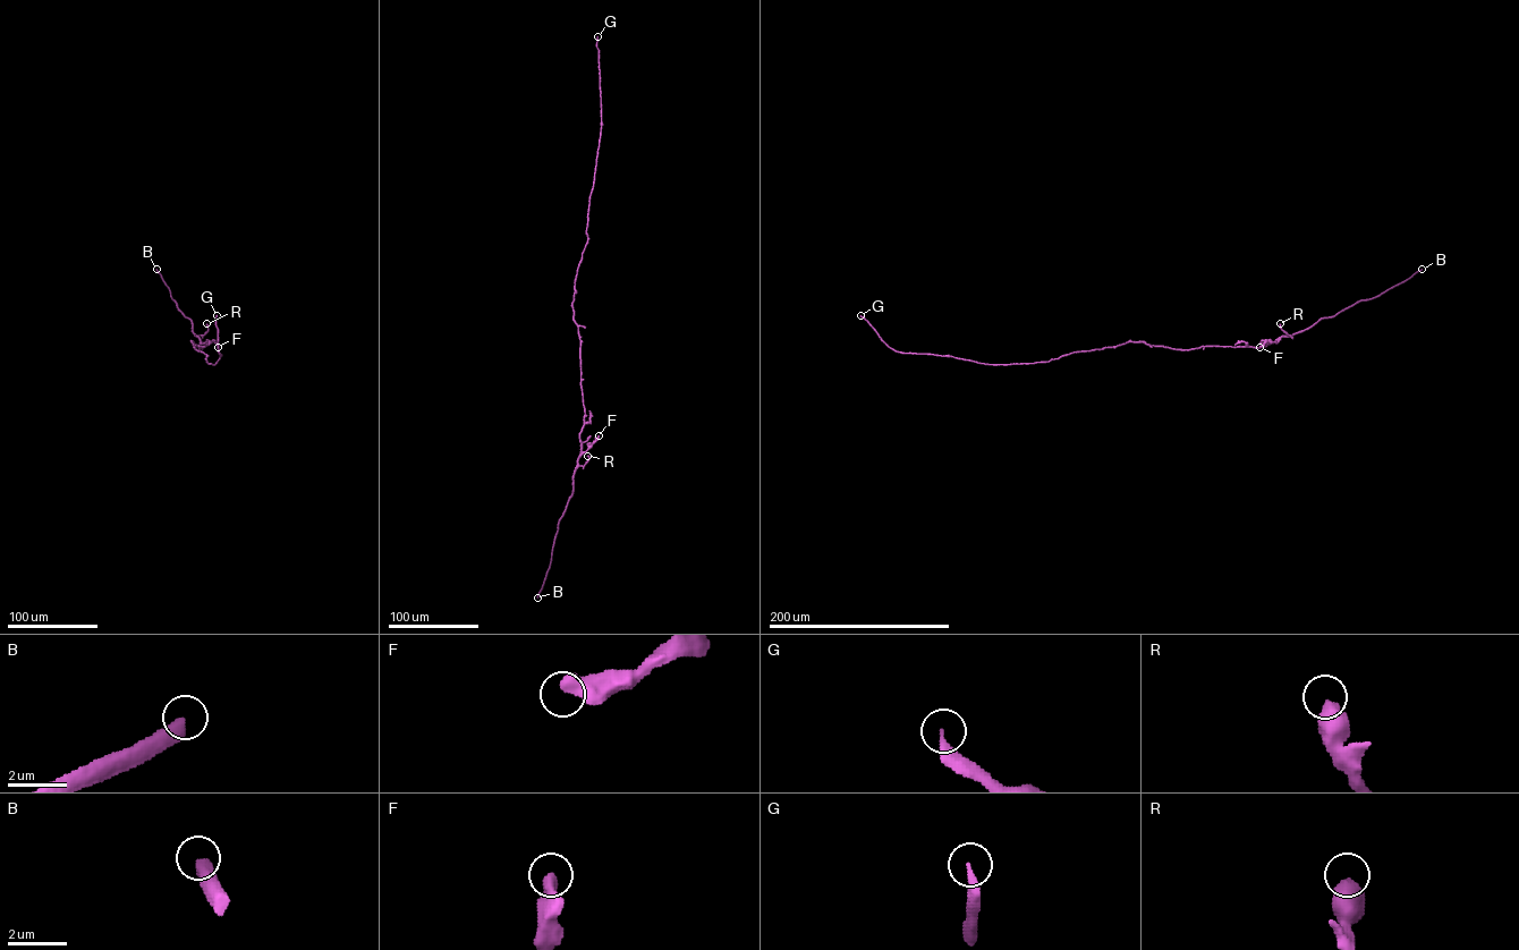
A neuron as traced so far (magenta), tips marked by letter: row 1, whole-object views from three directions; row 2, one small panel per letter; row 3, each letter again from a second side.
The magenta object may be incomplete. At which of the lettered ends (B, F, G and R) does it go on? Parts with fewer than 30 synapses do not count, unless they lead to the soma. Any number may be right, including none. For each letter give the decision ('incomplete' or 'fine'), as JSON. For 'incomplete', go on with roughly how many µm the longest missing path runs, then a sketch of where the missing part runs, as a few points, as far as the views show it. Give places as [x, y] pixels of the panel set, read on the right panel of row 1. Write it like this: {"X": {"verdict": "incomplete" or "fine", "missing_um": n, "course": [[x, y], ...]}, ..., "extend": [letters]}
{"B": {"verdict": "fine"}, "F": {"verdict": "fine"}, "G": {"verdict": "incomplete", "missing_um": 110, "course": [[860, 315], [837, 290], [826, 282], [820, 283], [800, 263]]}, "R": {"verdict": "fine"}, "extend": ["G"]}

